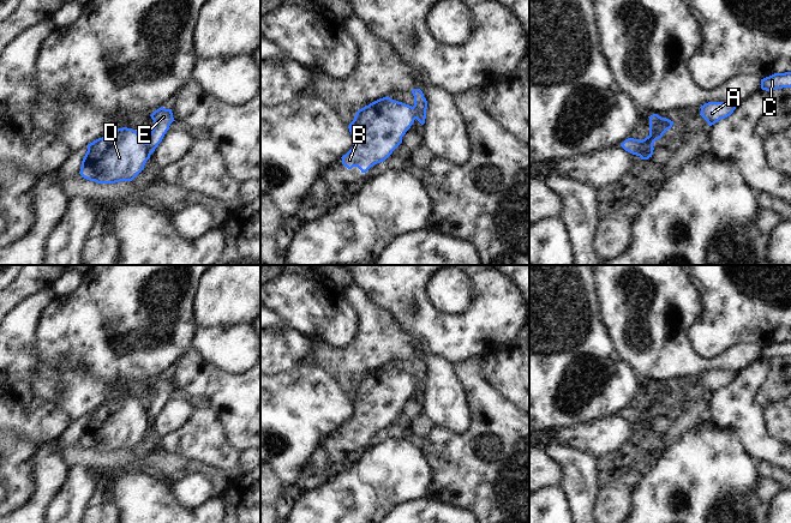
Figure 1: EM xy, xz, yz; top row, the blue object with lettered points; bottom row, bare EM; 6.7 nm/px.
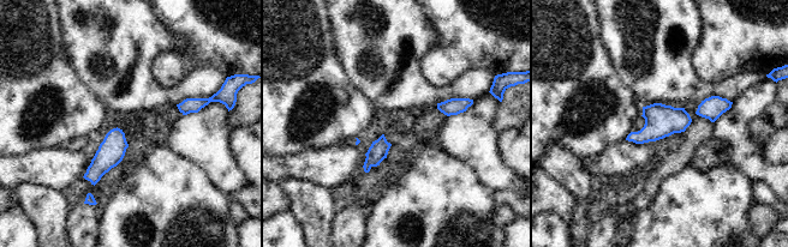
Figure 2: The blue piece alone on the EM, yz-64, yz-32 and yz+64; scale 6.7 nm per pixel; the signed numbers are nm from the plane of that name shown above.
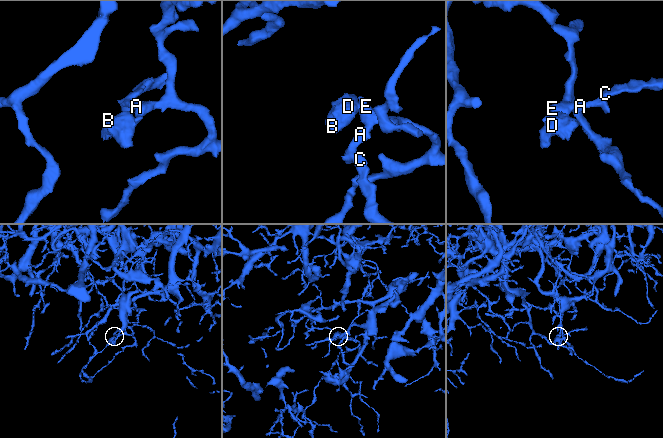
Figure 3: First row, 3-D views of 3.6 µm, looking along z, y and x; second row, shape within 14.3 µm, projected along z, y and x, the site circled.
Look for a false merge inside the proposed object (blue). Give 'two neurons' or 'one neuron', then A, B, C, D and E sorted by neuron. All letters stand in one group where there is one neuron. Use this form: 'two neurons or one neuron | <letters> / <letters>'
two neurons | A C E / B D

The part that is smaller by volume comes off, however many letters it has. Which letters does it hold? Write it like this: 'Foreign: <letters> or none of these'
Foreign: B, D

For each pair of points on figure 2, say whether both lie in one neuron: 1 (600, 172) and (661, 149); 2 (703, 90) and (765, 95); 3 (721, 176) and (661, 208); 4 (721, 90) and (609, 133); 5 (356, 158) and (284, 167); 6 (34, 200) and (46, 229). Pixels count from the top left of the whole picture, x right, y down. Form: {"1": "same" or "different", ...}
{"1": "same", "2": "different", "3": "same", "4": "different", "5": "same", "6": "same"}

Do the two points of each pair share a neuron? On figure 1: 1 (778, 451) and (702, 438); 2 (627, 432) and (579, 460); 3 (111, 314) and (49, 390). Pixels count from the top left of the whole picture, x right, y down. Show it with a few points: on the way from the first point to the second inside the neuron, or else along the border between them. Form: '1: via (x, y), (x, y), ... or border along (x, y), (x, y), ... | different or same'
1: border along (718, 428), (733, 436), (743, 450), (757, 461) | different
2: border along (562, 443), (568, 443), (587, 451), (595, 458) | different
3: via (87, 324), (82, 324), (46, 360), (46, 366) | same

